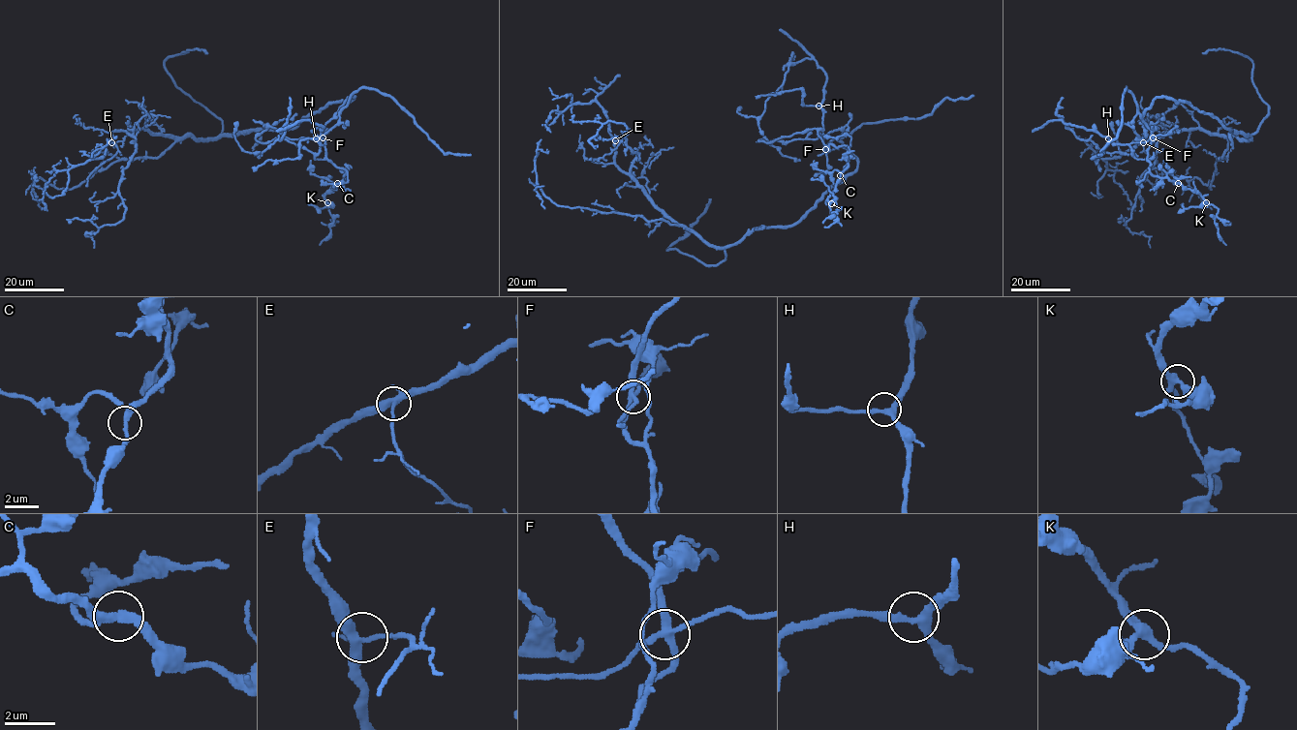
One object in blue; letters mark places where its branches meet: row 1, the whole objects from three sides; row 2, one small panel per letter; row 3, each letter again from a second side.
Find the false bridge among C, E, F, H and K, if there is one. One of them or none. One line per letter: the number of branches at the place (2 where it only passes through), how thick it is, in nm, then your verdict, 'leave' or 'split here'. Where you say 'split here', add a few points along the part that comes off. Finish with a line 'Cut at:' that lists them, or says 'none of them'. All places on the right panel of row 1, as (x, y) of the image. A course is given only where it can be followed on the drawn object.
C: branches 3; calibre 280 nm; leave
E: branches 4; calibre 340 nm; leave
F: branches 4; calibre 280 nm; split here; course (1153, 137), (1114, 143), (1062, 119), (1079, 138), (1091, 140), (1104, 152), (1120, 153), (1111, 121)
H: branches 3; calibre 280 nm; leave
K: branches 3; calibre 280 nm; leave
Cut at: F

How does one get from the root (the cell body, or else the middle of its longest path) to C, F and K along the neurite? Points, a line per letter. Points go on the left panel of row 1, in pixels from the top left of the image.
C: (297, 124), (328, 104), (354, 97), (324, 128), (325, 157), (346, 170), (345, 179), (336, 183)
F: (297, 124), (328, 104), (349, 102), (354, 97), (350, 97), (325, 124), (323, 137)
K: (297, 124), (328, 104), (354, 97), (324, 128), (325, 157), (346, 170), (345, 179), (325, 195), (327, 202)

